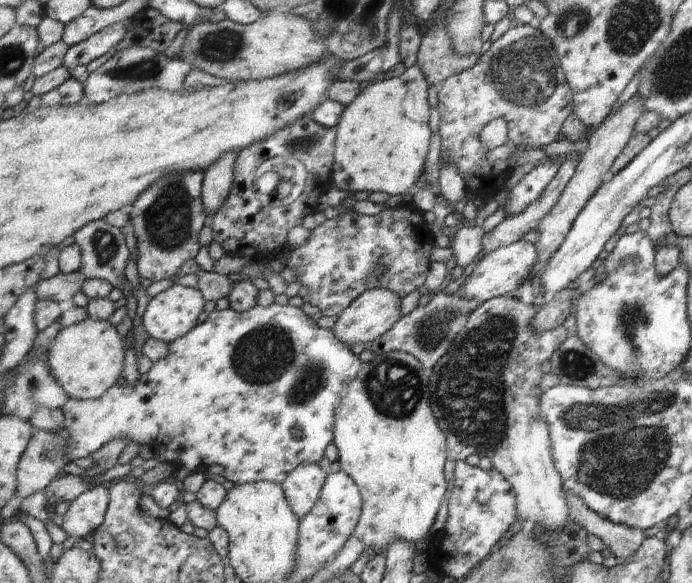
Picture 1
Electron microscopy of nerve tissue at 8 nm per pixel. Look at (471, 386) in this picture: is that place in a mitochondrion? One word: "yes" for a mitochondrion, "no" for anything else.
yes

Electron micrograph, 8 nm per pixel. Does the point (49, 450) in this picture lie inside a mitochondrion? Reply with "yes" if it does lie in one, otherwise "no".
yes

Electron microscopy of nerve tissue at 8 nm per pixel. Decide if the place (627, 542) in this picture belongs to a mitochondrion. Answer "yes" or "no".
no

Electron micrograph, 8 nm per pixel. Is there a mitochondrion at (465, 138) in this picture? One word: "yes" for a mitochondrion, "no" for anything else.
no

